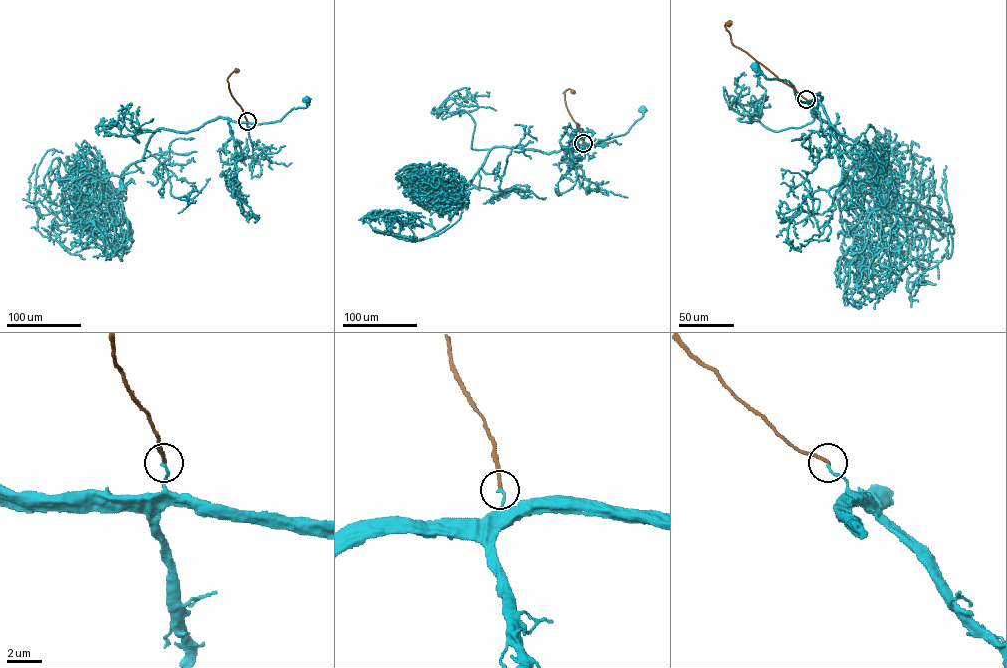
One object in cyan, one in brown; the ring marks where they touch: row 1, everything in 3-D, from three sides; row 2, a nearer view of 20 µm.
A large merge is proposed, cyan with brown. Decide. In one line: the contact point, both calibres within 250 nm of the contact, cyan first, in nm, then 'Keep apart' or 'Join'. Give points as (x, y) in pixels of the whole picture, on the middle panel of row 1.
Place: (583, 143). Thickness 130 nm (cyan) against 190 nm. Keep apart

